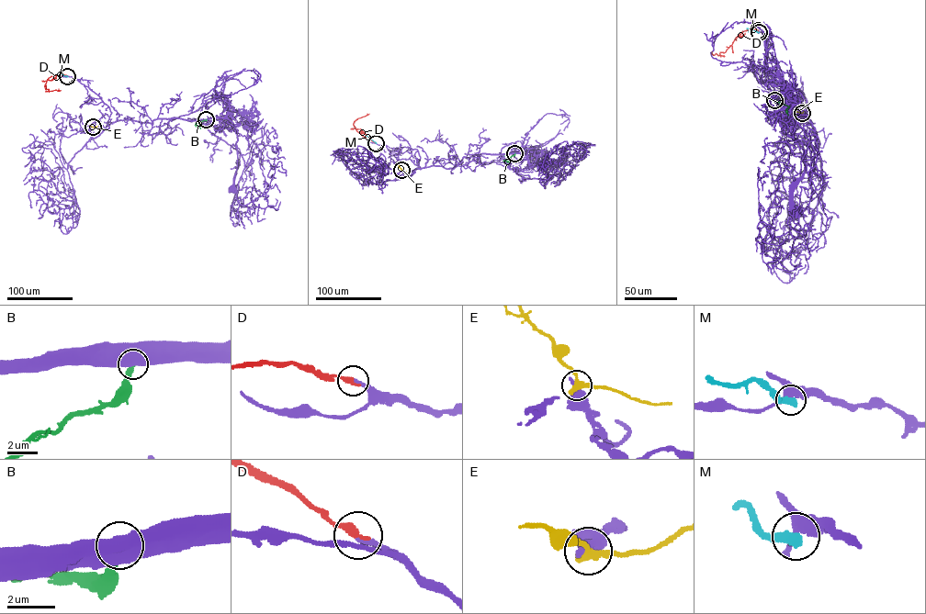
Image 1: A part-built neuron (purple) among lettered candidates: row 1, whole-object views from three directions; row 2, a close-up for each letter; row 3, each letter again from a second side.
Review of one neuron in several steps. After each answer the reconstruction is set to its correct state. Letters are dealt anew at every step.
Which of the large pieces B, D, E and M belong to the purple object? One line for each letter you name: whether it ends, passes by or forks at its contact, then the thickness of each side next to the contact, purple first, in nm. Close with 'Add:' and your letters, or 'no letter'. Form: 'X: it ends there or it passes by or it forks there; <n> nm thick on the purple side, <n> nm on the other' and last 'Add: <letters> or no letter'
D: it ends there; 260 nm thick on the purple side, 340 nm on the other
Add: D

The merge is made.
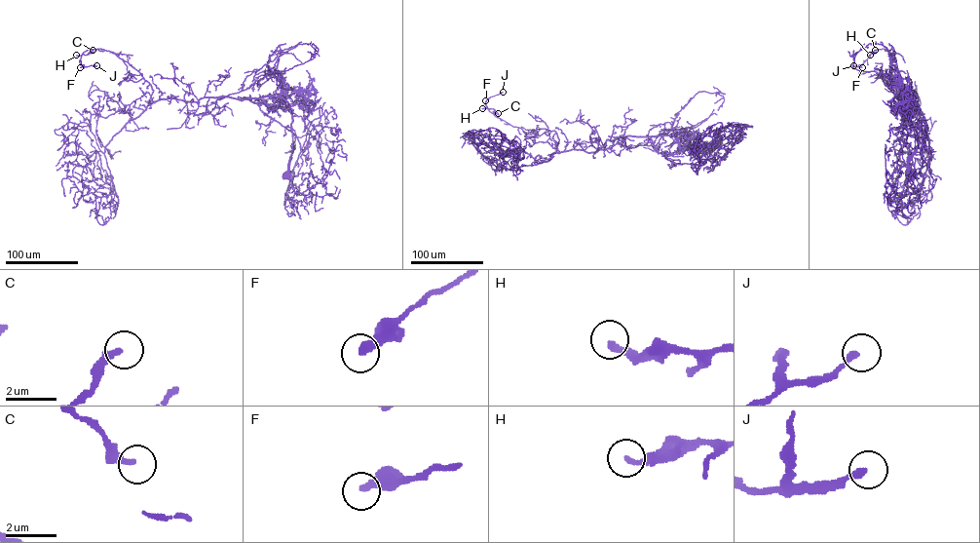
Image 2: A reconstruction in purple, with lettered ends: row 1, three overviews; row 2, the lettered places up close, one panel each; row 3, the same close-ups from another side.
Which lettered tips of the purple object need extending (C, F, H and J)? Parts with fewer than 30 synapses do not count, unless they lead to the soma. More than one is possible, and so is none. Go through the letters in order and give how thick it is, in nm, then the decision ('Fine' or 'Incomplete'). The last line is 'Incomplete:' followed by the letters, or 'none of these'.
C: Thickness 240 nm. Fine
F: Thickness 340 nm. Fine
H: Thickness 240 nm. Fine
J: Thickness 200 nm. Fine
Incomplete: none of these

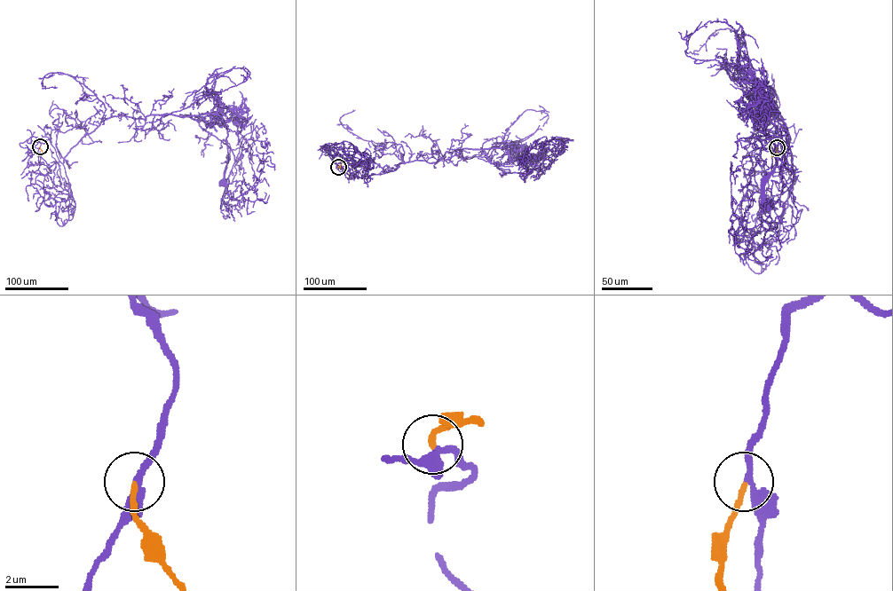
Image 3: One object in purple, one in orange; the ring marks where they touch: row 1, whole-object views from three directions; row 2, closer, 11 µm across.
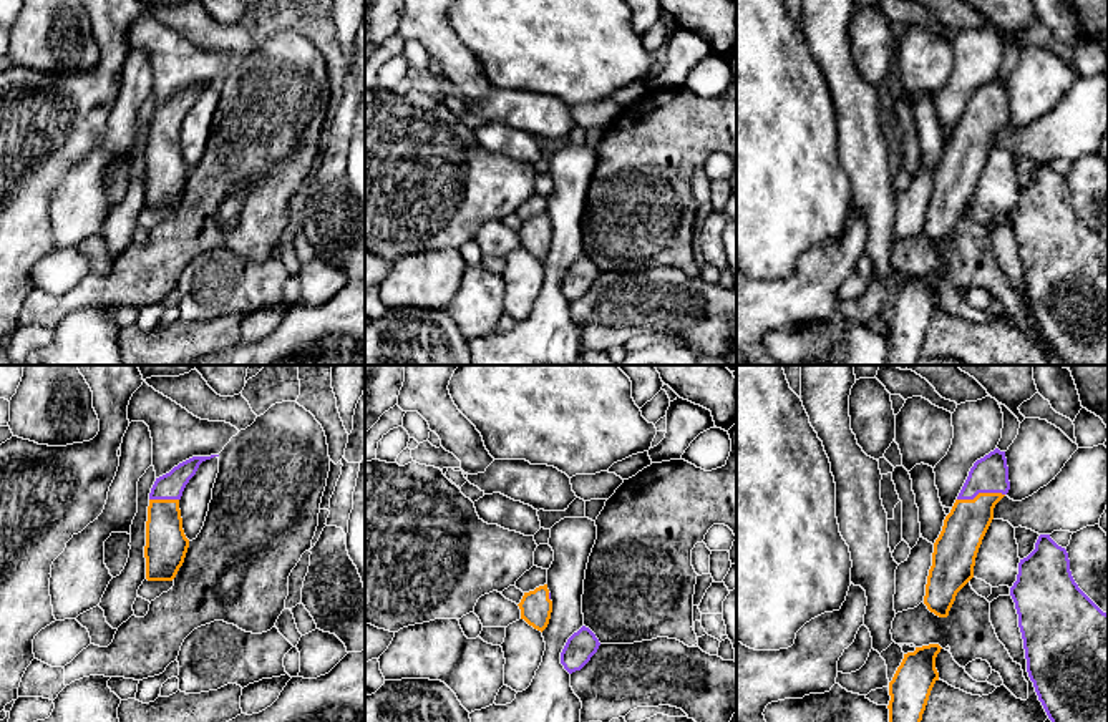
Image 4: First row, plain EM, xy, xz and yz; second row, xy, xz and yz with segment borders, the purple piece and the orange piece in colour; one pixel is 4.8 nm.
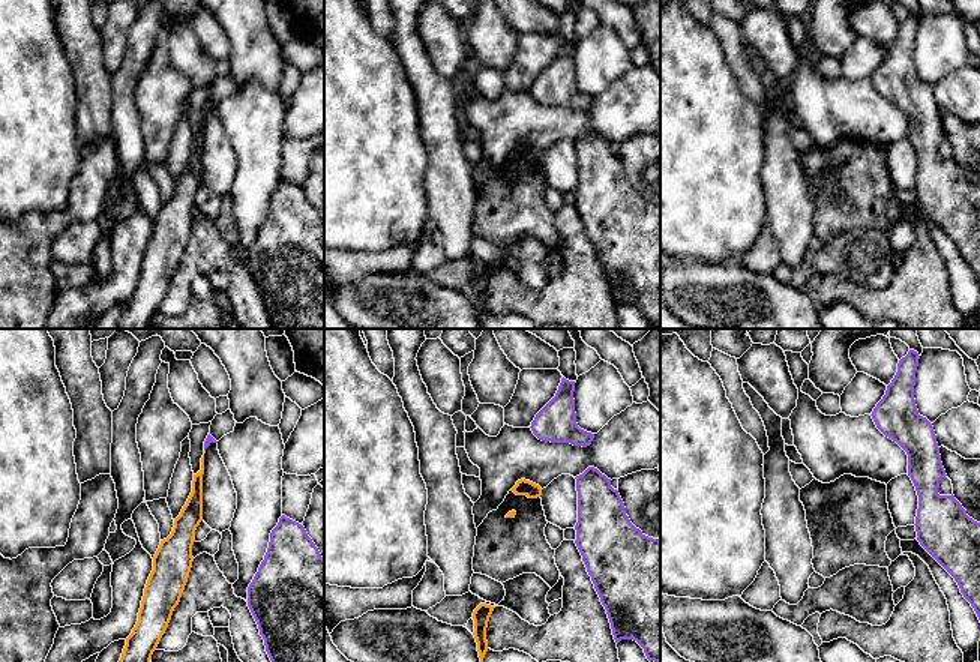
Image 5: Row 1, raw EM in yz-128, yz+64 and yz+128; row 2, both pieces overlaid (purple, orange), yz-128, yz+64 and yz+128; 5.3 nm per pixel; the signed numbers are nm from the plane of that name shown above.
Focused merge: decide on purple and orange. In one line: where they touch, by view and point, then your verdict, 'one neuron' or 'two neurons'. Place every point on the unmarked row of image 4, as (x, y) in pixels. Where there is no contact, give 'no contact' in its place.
yz (981, 120) | one neuron

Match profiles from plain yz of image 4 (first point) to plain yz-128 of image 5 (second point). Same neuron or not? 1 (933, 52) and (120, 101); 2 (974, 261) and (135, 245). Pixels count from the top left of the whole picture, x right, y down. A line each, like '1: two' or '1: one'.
1: two
2: two

